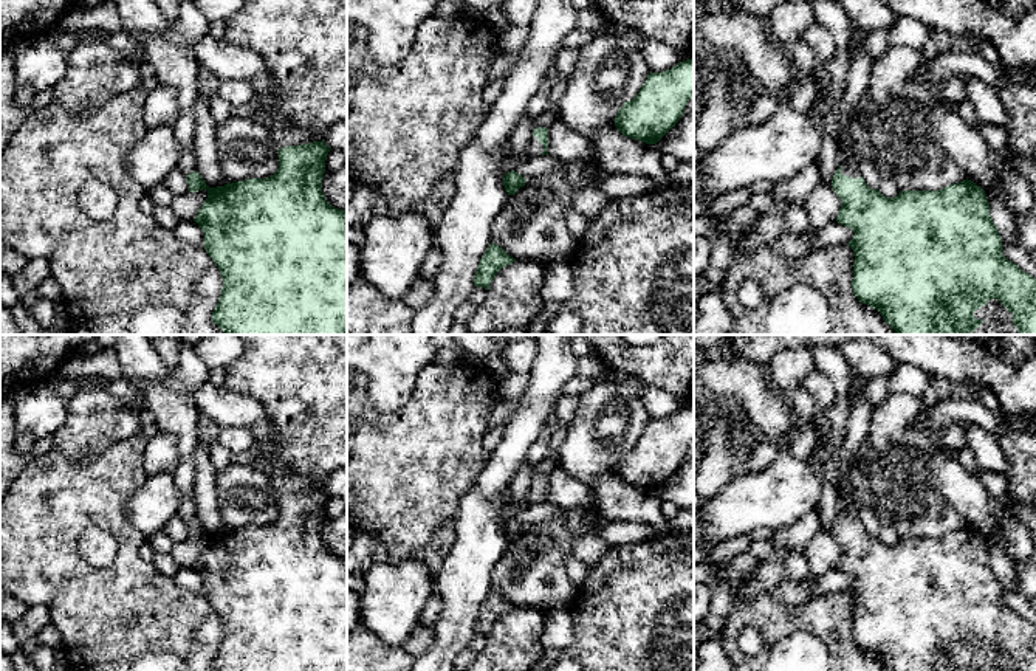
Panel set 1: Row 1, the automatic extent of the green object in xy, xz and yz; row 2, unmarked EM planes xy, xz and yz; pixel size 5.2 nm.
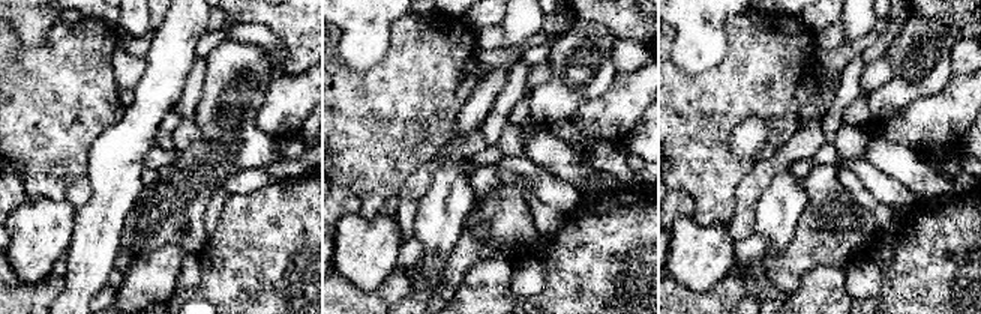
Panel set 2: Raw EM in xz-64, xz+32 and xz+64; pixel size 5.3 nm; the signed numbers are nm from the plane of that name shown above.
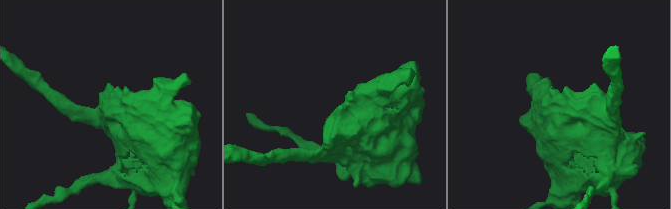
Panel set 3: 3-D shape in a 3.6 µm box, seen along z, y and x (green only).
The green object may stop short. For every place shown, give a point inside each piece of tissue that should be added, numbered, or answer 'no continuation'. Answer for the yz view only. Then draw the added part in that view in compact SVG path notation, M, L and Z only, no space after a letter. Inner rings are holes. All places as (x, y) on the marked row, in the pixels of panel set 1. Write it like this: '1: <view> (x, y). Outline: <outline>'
1: yz (852, 169). Outline: M853 139L850 141L849 147L850 147L850 152L852 152L852 160L850 160L849 164L842 166L841 174L849 175L852 178L859 178L861 177L859 164L861 164L863 160L856 153Z
2: yz (998, 320). Outline: M990 299L986 305L974 311L974 318L983 321L974 335L1019 335L1013 313L999 299Z

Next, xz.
1: xz (535, 147). Outline: M531 136L527 146L527 152L530 155L542 155L544 152L544 144L537 139L537 136Z

